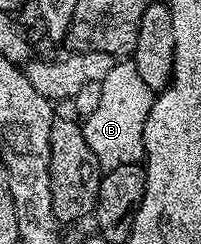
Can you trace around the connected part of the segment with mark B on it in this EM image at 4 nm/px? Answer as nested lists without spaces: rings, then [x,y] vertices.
[[[119,59],[115,66],[105,75],[105,79],[100,81],[101,100],[97,108],[83,122],[83,134],[85,143],[89,143],[93,155],[97,155],[97,163],[100,170],[106,171],[113,167],[125,167],[143,161],[143,136],[145,135],[145,119],[149,119],[149,111],[153,100],[153,90],[145,87],[141,75],[137,75],[137,67],[134,60]]]

